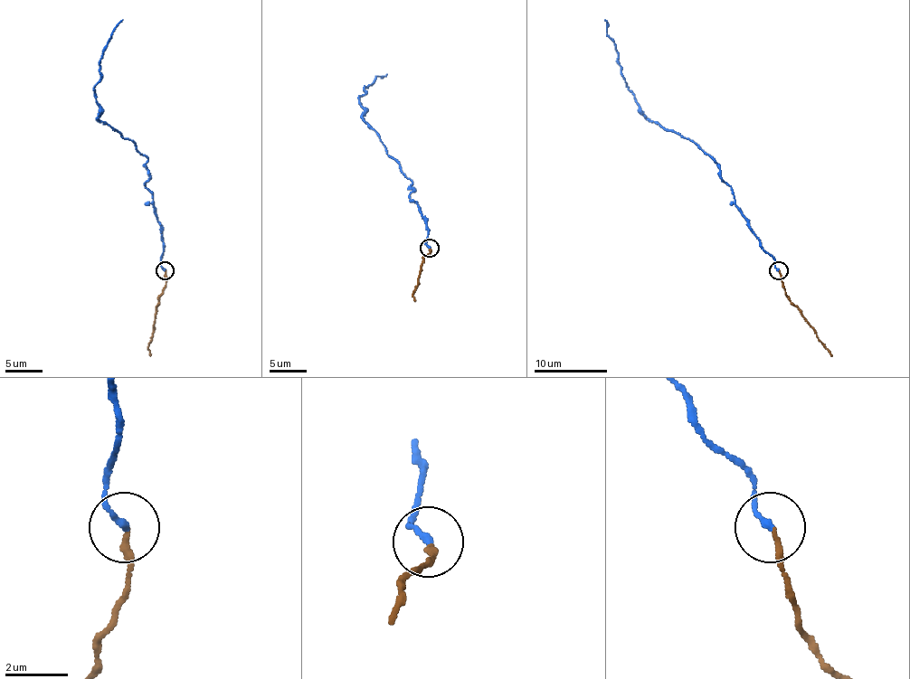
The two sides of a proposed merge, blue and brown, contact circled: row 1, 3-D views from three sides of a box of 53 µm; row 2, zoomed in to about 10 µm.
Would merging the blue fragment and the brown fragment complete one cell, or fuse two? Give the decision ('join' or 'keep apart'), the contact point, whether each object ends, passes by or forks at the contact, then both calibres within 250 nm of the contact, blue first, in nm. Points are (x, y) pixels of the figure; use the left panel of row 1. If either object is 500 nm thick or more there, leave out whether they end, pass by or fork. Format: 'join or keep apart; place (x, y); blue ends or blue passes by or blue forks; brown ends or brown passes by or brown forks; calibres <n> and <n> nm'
join; place (165, 270); blue ends; brown ends; calibres 200 and 190 nm

